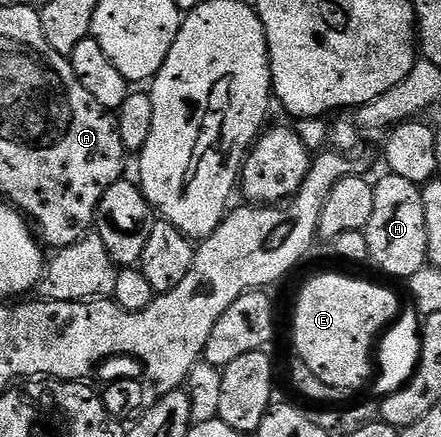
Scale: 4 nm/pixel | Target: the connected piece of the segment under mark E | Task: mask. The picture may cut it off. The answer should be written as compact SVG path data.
M321 274L302 288L293 310L296 357L301 358L323 384L335 384L335 388L353 392L368 378L370 381L369 357L372 354L374 357L379 335L398 314L397 298L387 287L361 278L348 278L345 274Z

